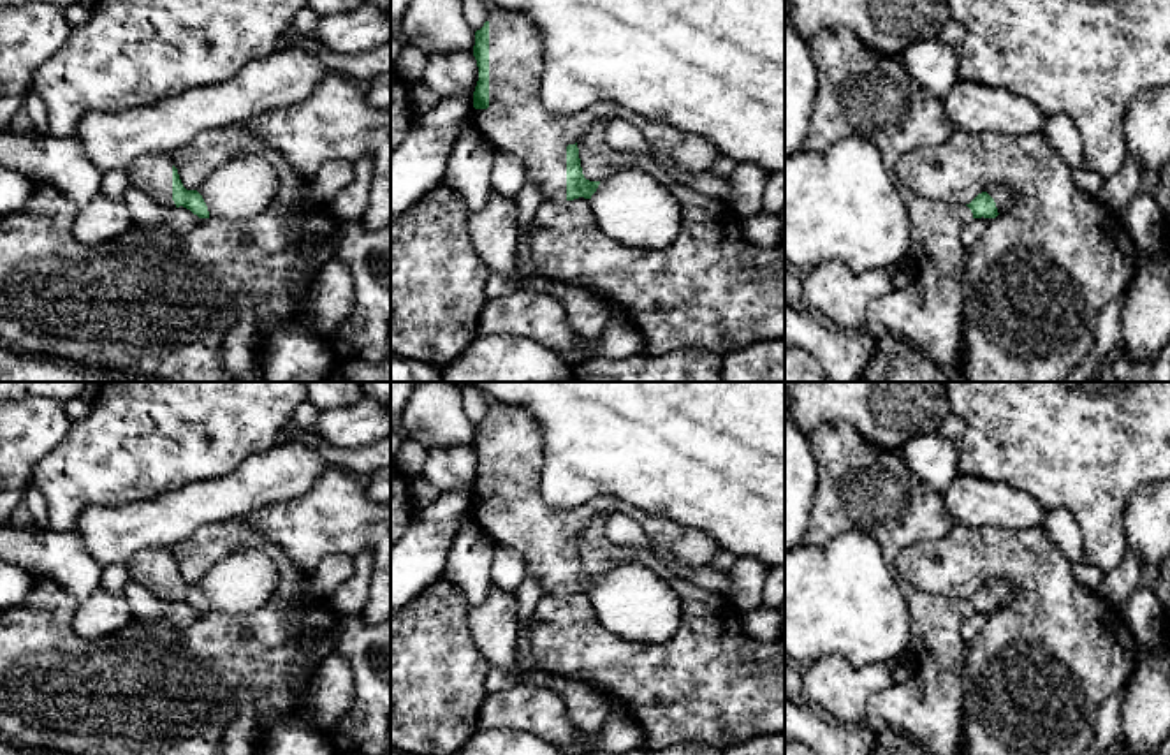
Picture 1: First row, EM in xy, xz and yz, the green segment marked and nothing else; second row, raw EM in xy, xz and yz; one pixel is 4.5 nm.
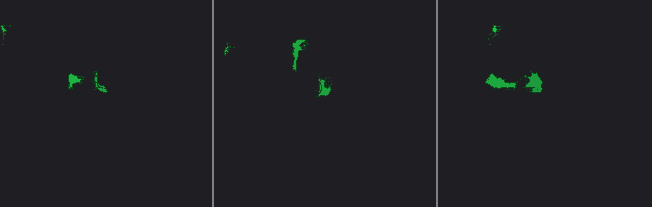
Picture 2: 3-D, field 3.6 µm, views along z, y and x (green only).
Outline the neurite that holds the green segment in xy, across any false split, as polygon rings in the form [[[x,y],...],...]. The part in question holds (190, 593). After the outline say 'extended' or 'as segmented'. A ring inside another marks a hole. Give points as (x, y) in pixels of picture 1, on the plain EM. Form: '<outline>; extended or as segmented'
[[[146,547],[137,551],[125,568],[135,583],[165,602],[186,602],[199,612],[245,614],[266,605],[278,586],[278,568],[262,551],[236,551],[220,561],[201,579],[186,584],[172,560],[171,547]]]; extended

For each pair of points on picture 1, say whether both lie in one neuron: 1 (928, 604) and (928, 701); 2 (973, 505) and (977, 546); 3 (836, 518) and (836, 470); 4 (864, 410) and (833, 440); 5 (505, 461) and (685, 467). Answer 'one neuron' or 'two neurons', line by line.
1: one neuron
2: two neurons
3: one neuron
4: two neurons
5: two neurons

